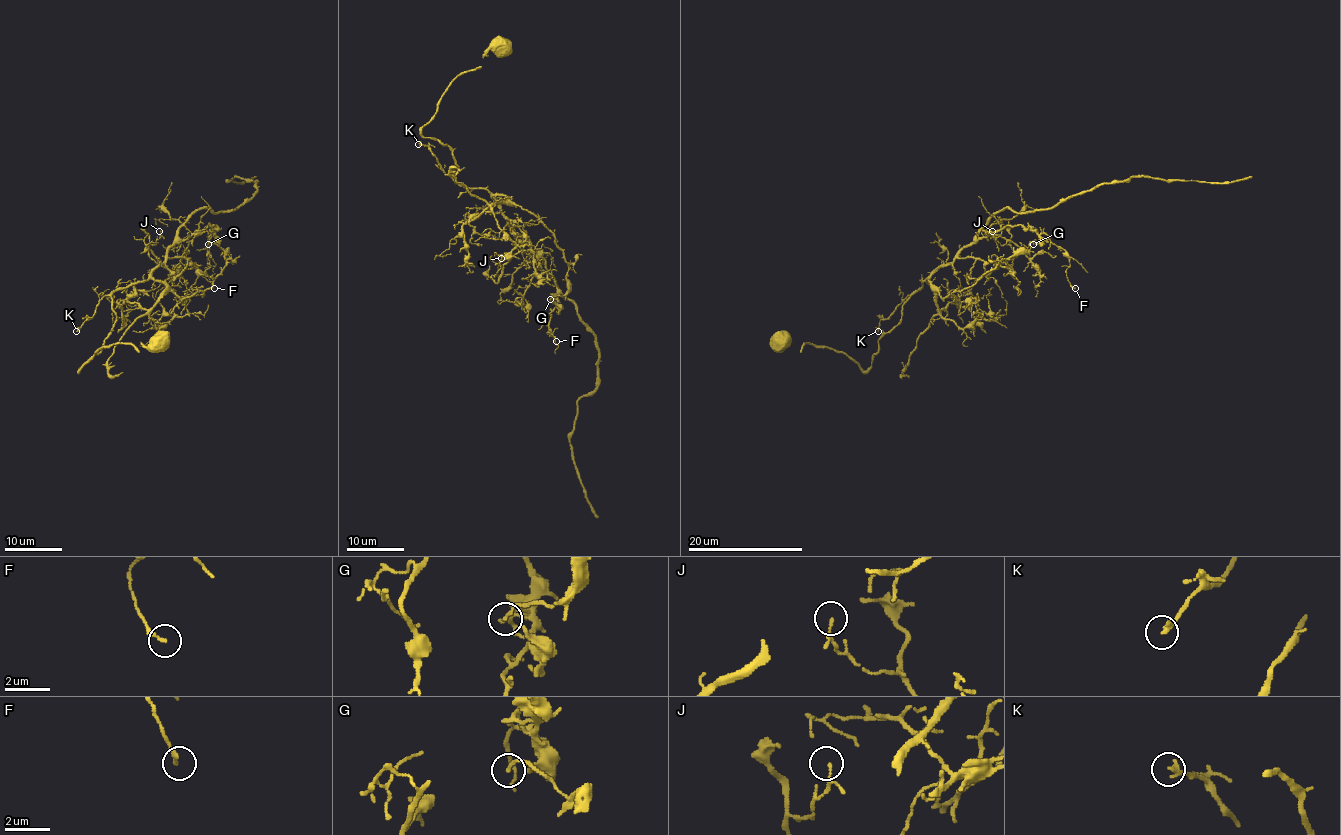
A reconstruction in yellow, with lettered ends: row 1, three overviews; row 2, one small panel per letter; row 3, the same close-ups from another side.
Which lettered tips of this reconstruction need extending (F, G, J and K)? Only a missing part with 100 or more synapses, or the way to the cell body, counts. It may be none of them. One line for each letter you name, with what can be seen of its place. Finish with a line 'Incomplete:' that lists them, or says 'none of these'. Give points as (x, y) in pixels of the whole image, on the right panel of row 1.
Incomplete: none of these

